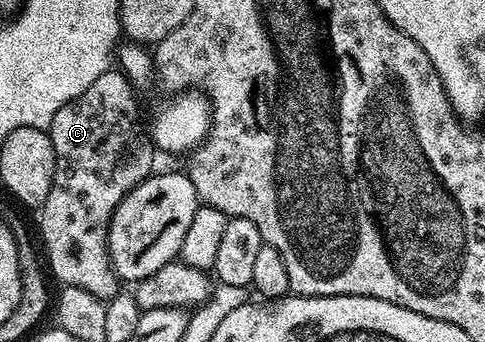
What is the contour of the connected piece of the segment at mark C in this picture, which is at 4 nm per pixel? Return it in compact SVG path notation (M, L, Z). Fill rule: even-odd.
M108 69L100 77L96 77L80 97L58 109L52 117L52 125L48 128L52 149L56 153L56 169L52 177L52 189L42 202L42 216L38 219L38 227L42 230L42 243L46 246L44 259L48 264L49 274L54 274L59 279L59 284L88 289L92 297L103 301L109 301L120 291L120 280L110 263L110 248L106 245L106 235L110 232L110 218L114 216L114 211L120 205L120 201L124 201L127 193L149 179L155 170L156 148L144 127L138 124L138 103L135 94L137 92L133 84L121 70Z

